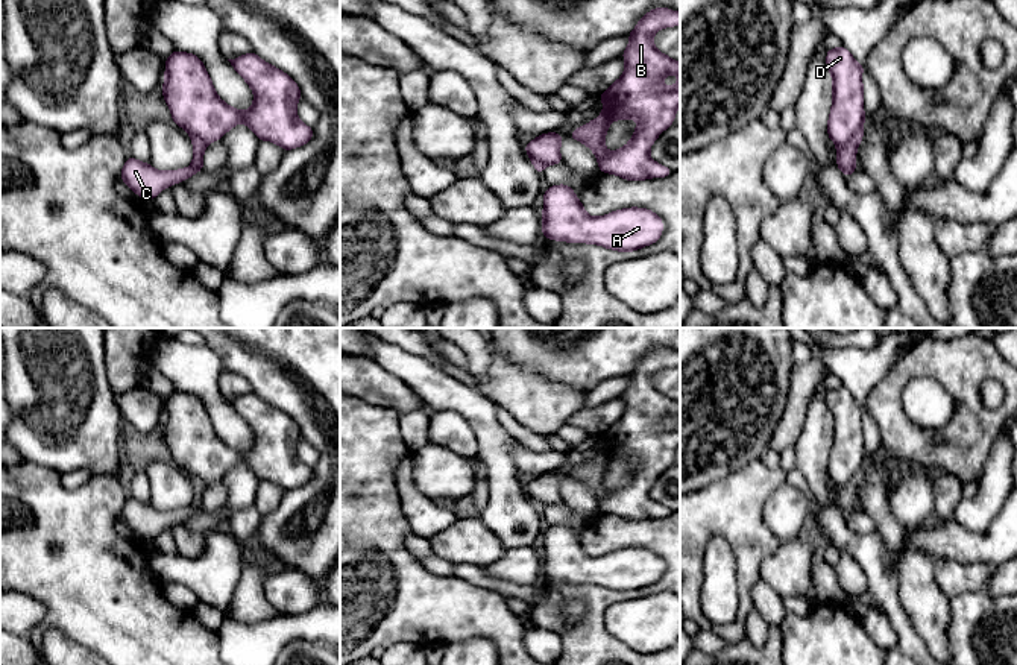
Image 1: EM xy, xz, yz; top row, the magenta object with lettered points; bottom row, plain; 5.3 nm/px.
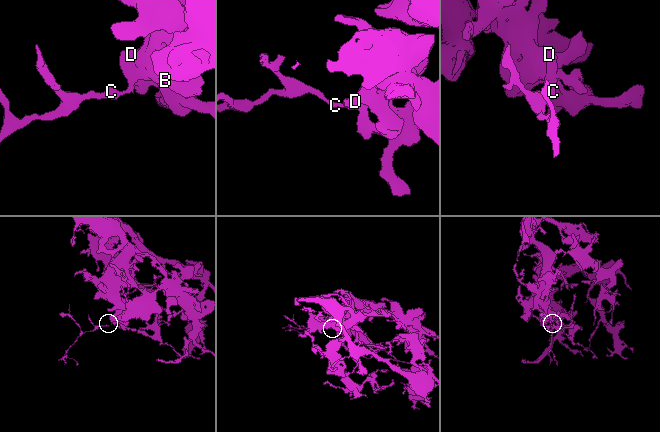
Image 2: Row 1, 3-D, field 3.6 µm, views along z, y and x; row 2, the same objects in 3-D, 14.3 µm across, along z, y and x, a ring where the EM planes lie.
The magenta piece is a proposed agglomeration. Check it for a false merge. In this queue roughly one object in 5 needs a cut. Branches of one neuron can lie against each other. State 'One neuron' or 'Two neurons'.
Two neurons

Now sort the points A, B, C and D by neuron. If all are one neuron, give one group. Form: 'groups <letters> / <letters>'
groups A B D / C

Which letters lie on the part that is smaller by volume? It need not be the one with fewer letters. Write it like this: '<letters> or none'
C

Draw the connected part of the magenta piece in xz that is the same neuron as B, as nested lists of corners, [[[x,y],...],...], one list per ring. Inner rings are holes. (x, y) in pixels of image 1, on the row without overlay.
[[[668,348],[651,349],[638,361],[621,395],[625,401],[622,416],[598,434],[603,452],[568,475],[595,493],[603,513],[627,521],[668,518],[674,513],[650,498],[651,484],[674,465],[675,451],[680,448],[680,419],[672,427],[662,424],[666,414],[680,418],[680,402],[659,392],[653,383],[657,370],[672,366],[680,366],[680,352]],[[631,459],[639,462],[631,480],[609,492],[604,486],[609,465]]]

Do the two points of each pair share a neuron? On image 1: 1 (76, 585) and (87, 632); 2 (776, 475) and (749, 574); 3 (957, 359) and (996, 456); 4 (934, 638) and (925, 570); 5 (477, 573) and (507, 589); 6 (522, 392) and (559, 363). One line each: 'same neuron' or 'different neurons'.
1: same neuron
2: same neuron
3: different neurons
4: same neuron
5: same neuron
6: different neurons

